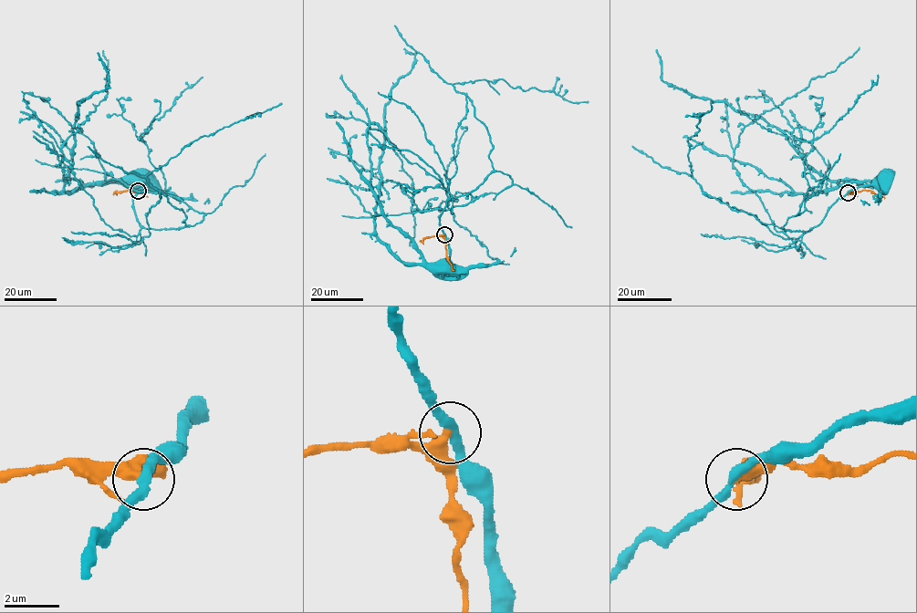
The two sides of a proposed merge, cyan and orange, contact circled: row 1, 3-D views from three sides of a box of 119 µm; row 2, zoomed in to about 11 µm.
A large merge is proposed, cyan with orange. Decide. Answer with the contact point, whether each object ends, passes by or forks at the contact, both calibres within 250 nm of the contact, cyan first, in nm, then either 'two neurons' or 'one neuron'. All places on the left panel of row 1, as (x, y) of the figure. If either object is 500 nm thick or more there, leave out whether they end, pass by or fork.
place (138, 191); cyan passes by; orange ends; calibres 340 and 380 nm; two neurons

